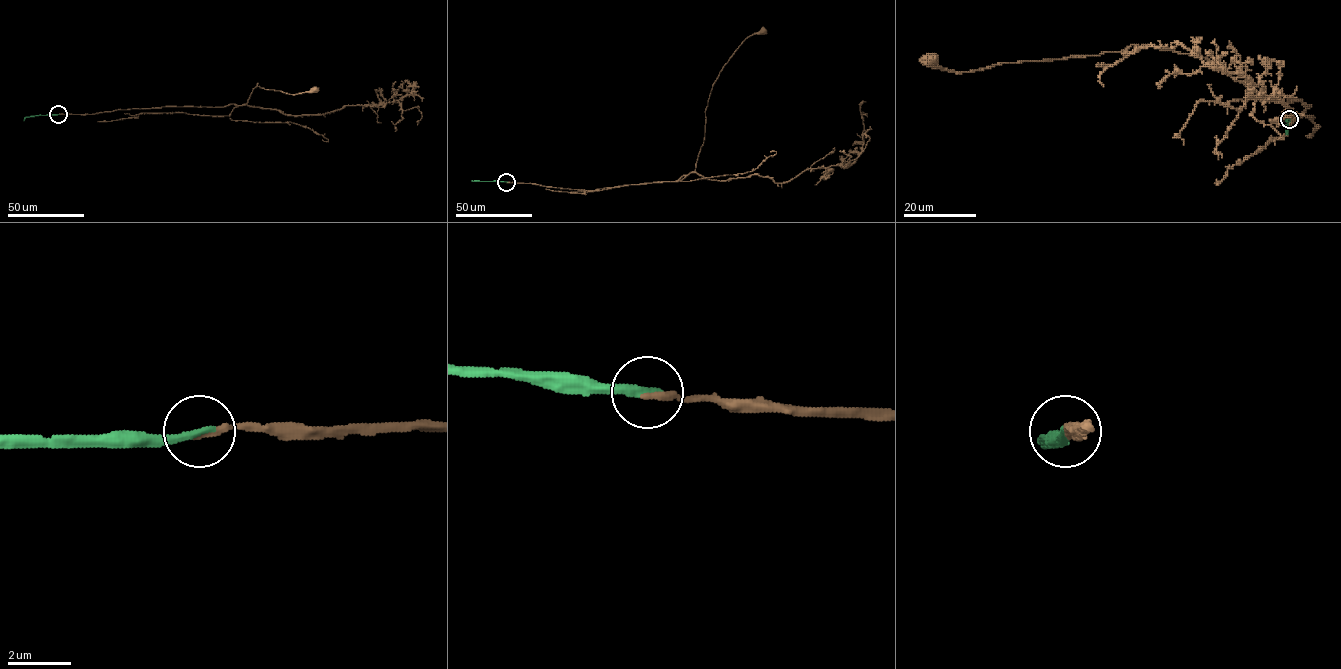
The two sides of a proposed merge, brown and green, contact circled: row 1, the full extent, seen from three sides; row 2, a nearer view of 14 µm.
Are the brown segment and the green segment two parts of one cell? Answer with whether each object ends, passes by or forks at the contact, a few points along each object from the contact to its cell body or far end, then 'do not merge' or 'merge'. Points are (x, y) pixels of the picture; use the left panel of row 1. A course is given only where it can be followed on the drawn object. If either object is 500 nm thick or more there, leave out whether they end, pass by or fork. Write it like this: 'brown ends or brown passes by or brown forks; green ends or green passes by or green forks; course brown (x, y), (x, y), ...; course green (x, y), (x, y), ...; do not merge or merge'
brown ends; green ends; course brown (58, 114), (246, 104), (257, 83), (264, 89), (290, 94), (314, 89); course green (58, 114), (27, 116), (24, 120); merge

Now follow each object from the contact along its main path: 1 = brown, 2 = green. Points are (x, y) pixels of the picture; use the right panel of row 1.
1: (1290, 119), (1310, 106), (1254, 91), (1197, 54), (1148, 45), (969, 71), (929, 60)
2: (1290, 119), (1286, 134)

